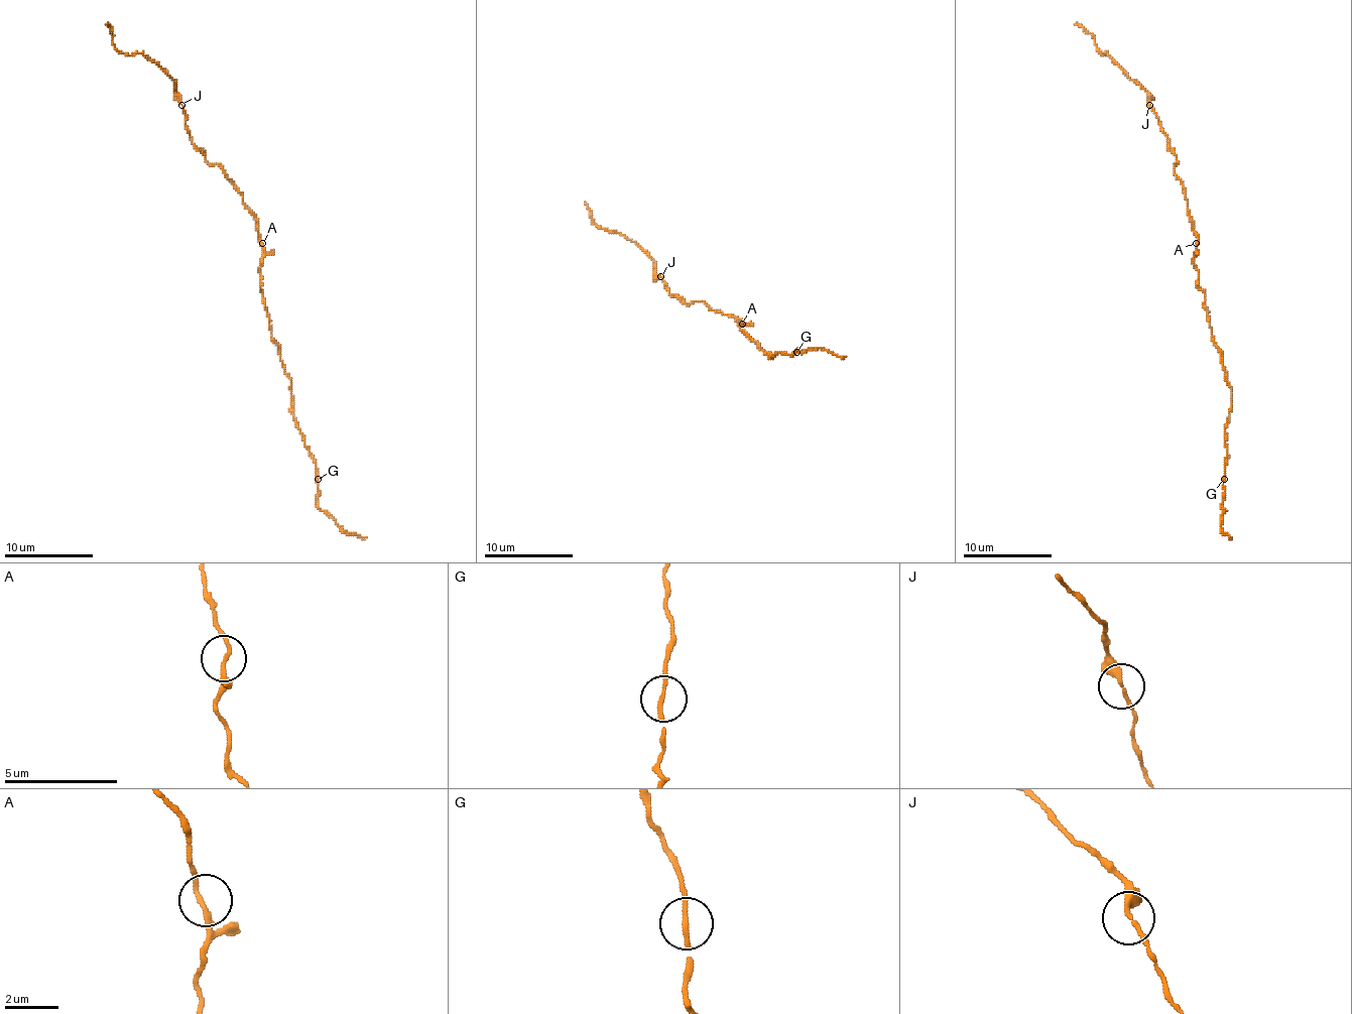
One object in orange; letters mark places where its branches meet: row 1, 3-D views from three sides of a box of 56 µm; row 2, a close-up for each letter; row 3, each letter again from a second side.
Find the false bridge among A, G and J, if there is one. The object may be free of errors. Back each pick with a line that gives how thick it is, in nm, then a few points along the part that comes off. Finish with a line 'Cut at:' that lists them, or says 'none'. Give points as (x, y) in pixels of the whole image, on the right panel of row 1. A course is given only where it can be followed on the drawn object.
Cut at: none

